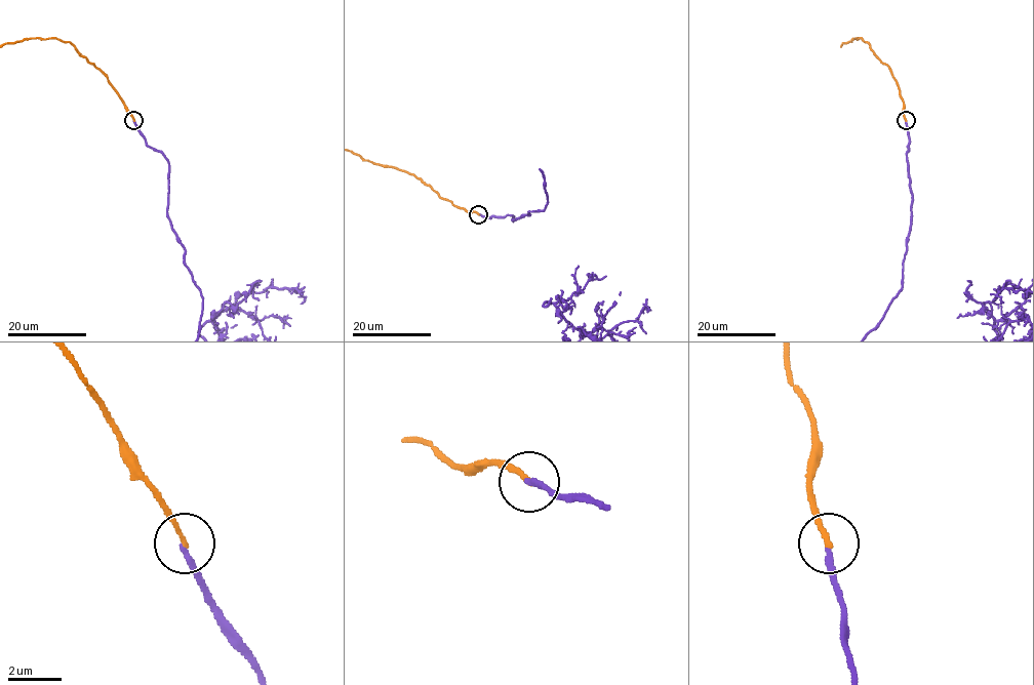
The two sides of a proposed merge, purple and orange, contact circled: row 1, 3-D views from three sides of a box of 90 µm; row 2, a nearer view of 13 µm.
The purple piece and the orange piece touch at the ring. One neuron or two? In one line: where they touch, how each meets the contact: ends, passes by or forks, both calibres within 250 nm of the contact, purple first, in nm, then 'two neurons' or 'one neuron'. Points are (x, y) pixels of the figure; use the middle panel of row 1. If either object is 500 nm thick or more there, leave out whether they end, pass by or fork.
(478, 214) | purple ends | orange ends | 200/170 nm | two neurons

